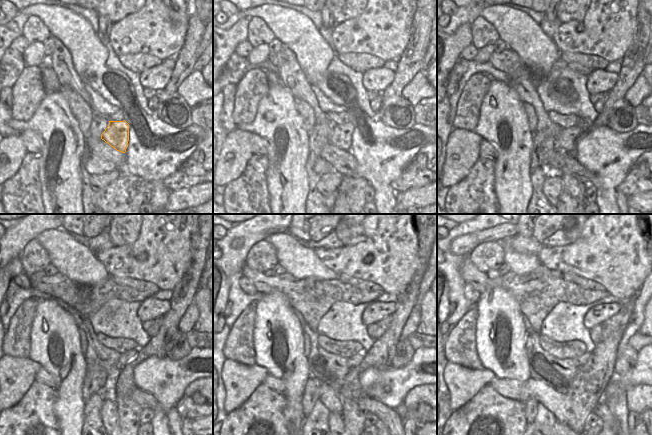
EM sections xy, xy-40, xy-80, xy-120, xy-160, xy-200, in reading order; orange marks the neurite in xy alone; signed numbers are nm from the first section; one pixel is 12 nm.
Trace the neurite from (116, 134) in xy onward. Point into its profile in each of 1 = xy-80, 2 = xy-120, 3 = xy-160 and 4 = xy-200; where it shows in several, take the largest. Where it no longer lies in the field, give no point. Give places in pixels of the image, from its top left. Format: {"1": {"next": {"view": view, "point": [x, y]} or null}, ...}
{"1": {"next": {"view": "xy-80", "point": [566, 139]}}, "2": {"next": {"view": "xy-120", "point": [124, 357]}}, "3": {"next": {"view": "xy-160", "point": [355, 360]}}, "4": {"next": {"view": "xy-200", "point": [581, 360]}}}

